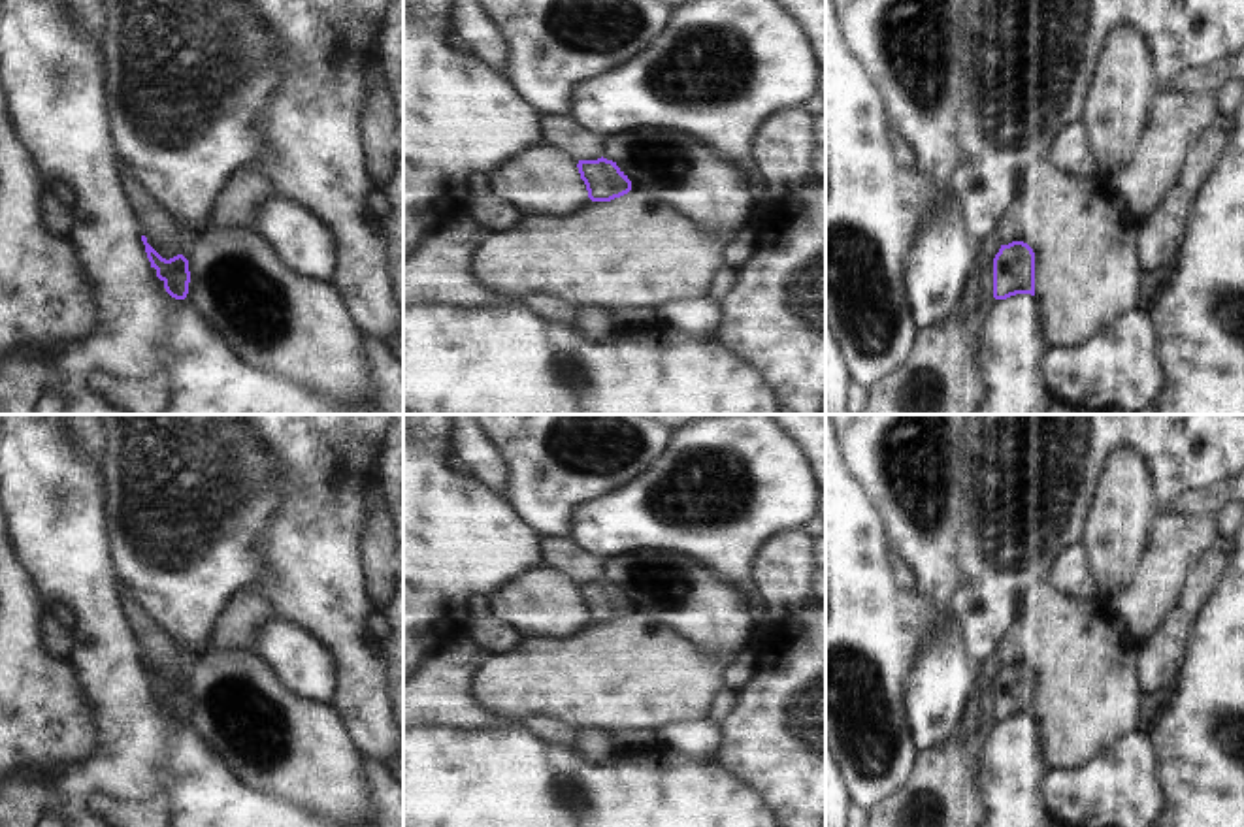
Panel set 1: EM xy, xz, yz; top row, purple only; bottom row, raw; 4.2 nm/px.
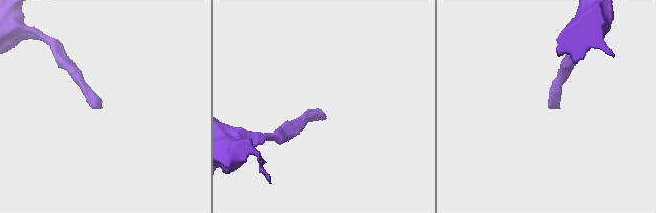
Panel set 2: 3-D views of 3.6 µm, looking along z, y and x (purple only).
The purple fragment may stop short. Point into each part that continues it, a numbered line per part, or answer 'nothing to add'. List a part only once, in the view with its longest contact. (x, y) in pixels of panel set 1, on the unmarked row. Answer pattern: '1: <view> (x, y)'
nothing to add

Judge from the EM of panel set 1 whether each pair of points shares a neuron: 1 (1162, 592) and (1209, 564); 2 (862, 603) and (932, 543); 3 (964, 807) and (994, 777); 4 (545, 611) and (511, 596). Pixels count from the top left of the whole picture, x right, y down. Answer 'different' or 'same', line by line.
1: different
2: different
3: different
4: same

